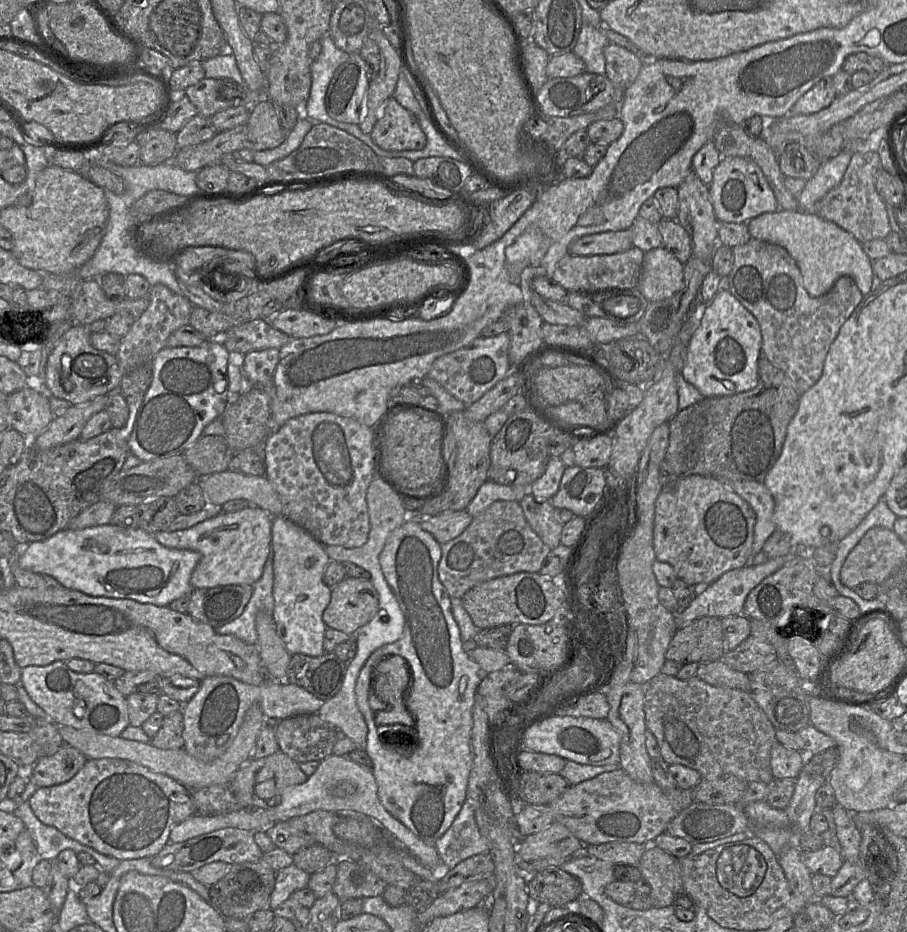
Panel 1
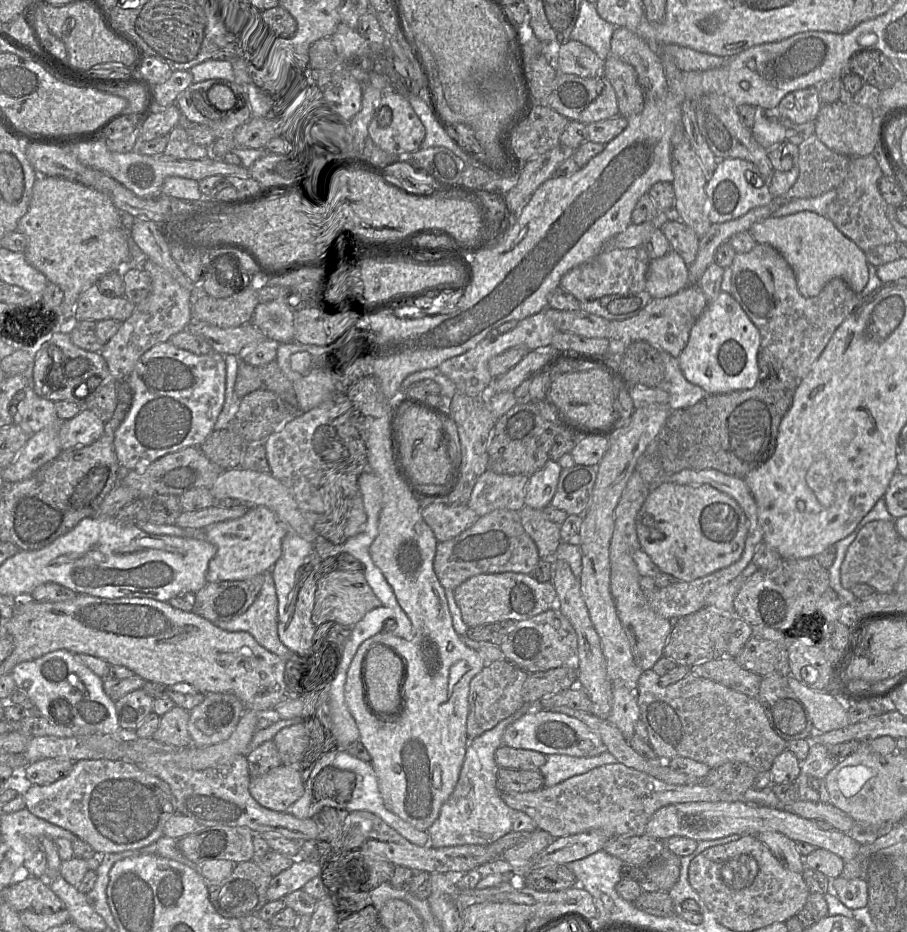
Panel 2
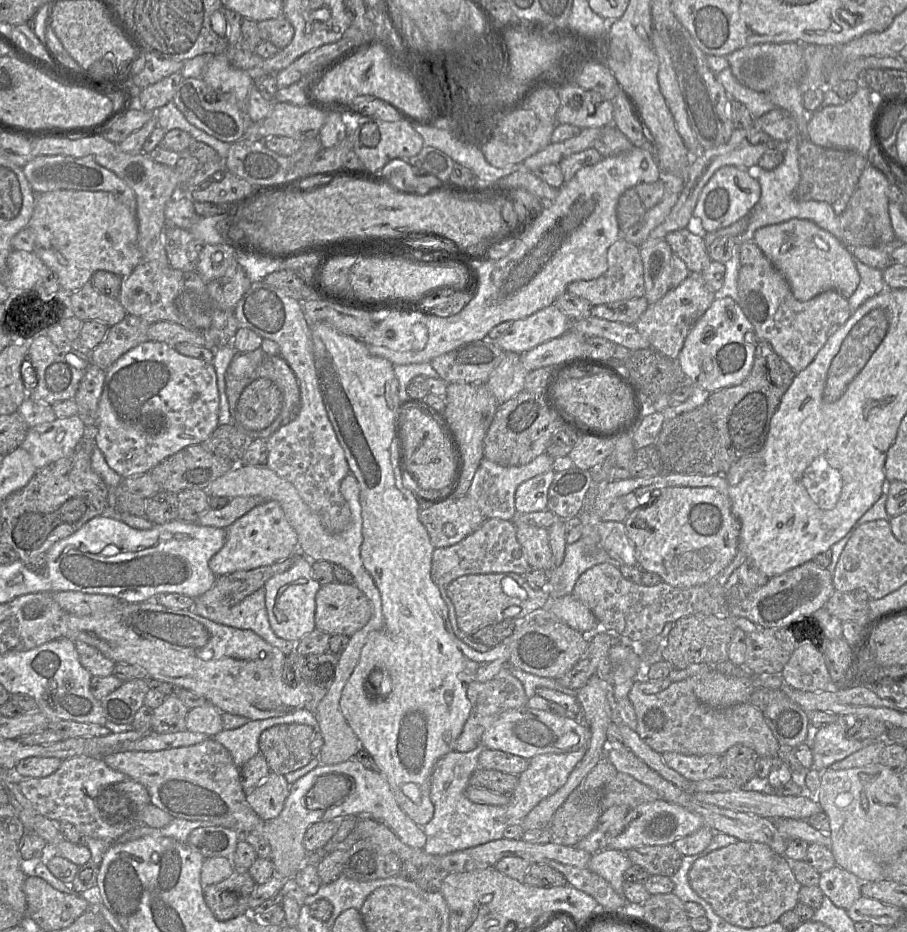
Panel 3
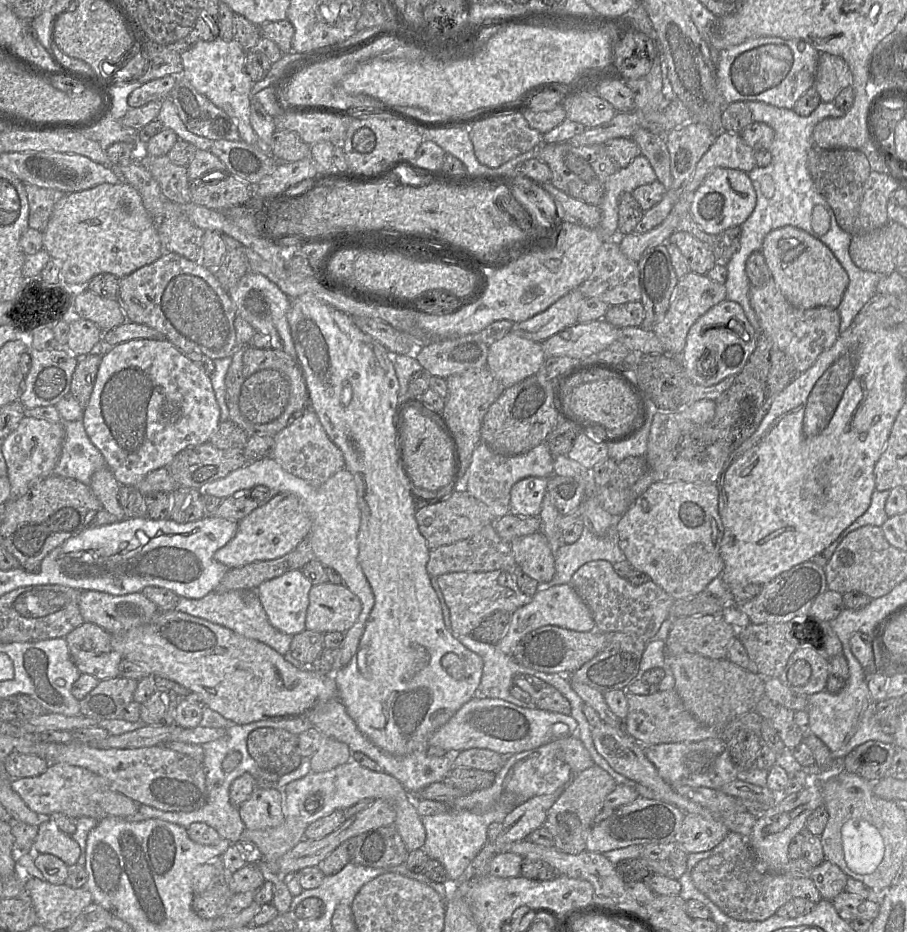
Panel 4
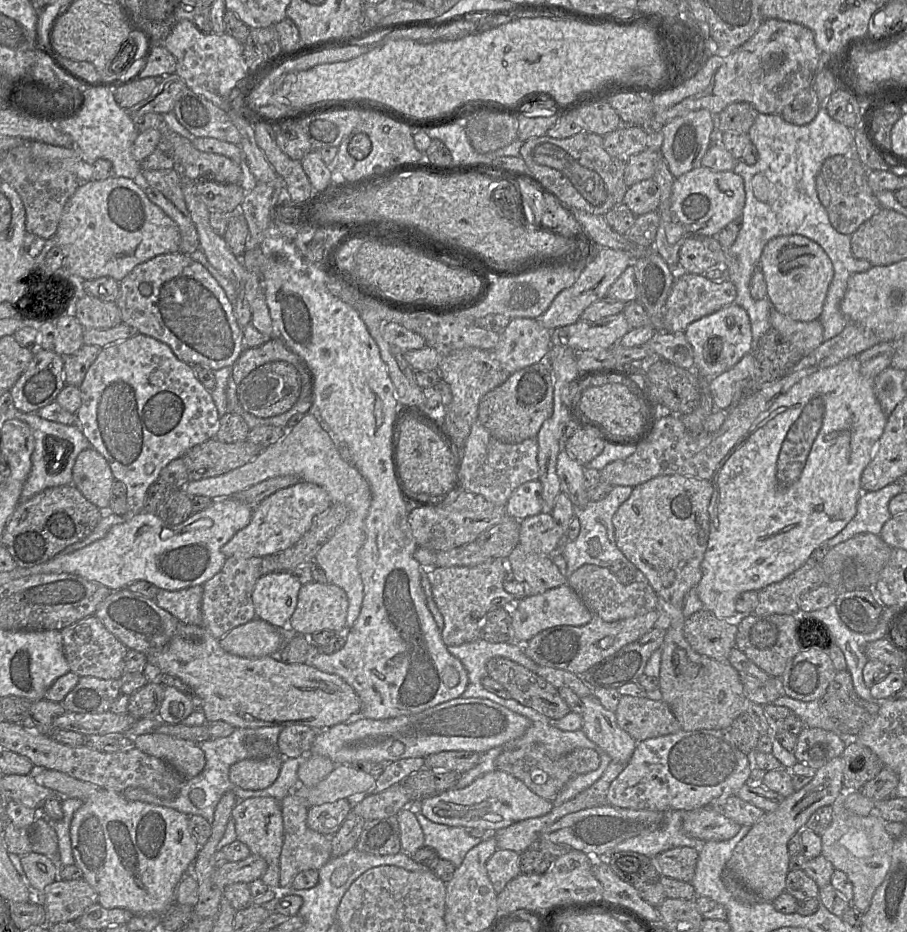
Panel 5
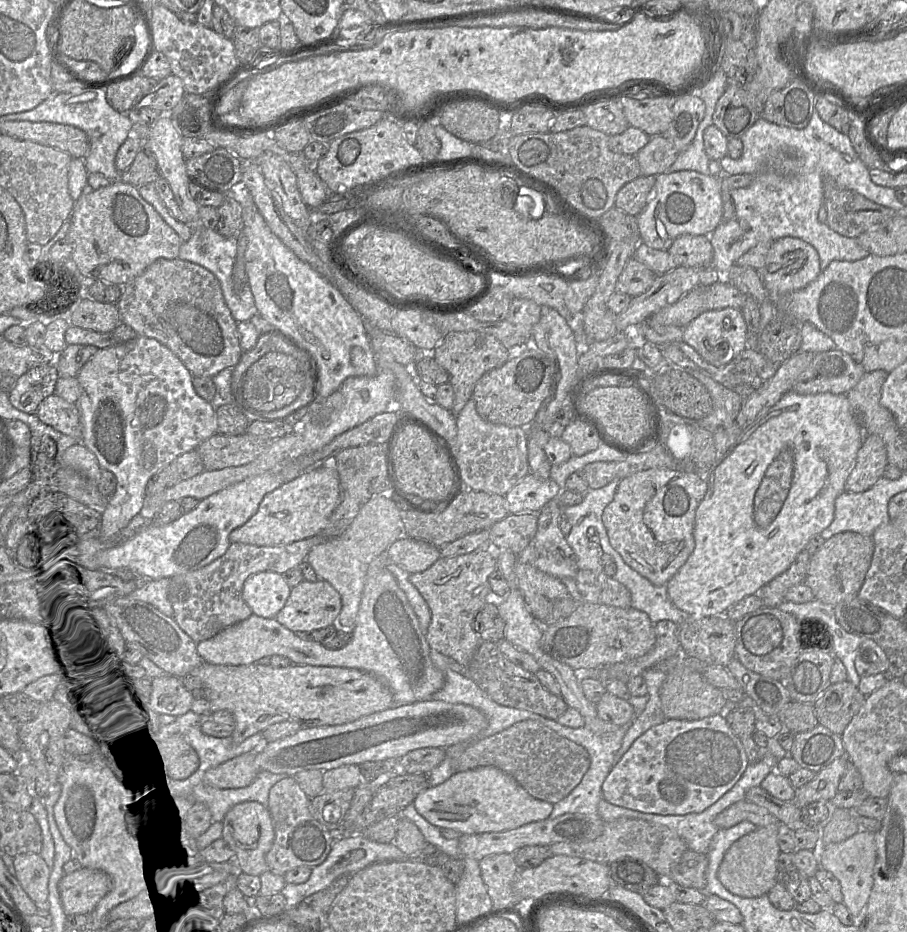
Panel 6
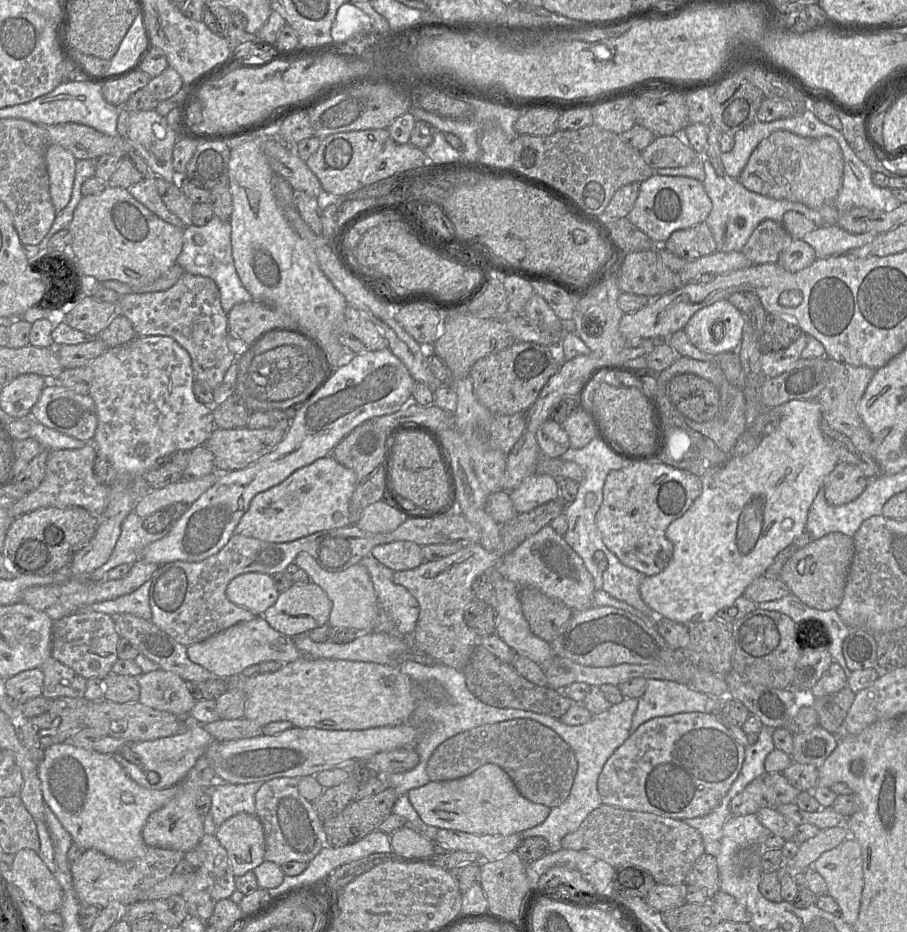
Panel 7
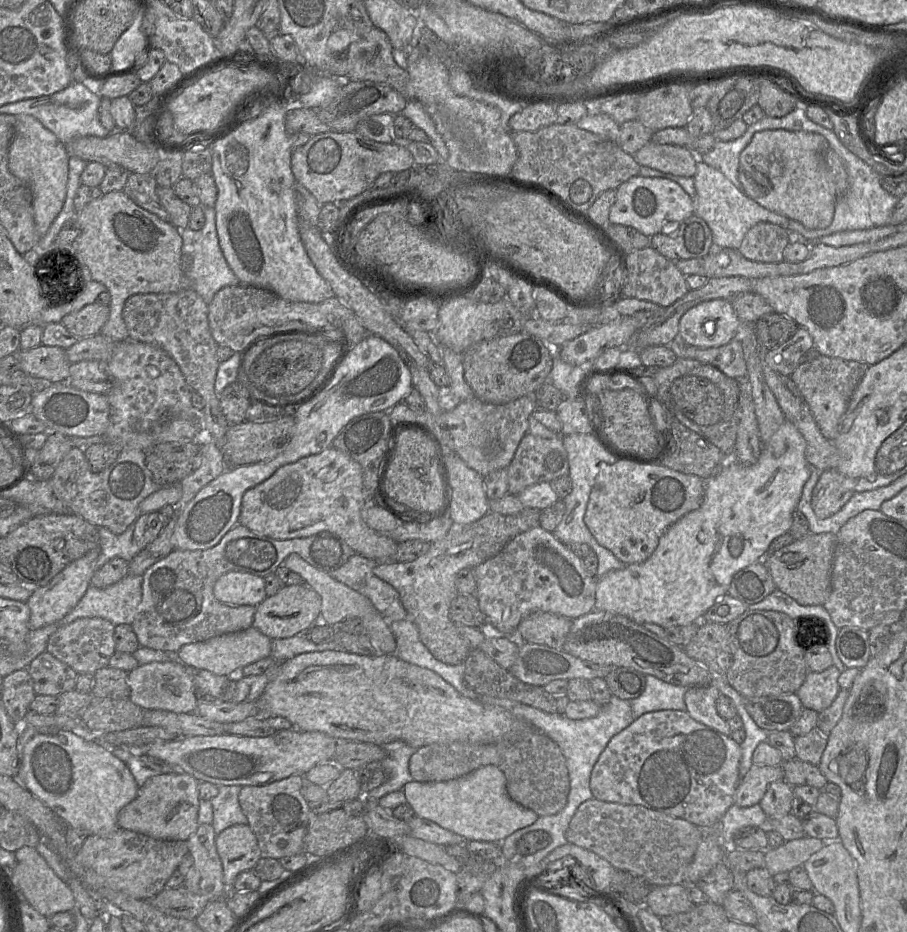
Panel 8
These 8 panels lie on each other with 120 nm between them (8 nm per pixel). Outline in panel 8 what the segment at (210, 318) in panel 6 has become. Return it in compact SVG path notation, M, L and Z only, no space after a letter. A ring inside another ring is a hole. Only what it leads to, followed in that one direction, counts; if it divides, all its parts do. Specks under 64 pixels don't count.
M192 288L174 293L146 293L129 297L123 307L123 319L129 332L129 340L150 344L164 350L179 366L191 391L199 393L204 400L201 411L203 436L223 451L226 432L230 426L222 413L219 397L215 393L215 380L220 362L217 359L219 345L212 337L208 322L208 303Z

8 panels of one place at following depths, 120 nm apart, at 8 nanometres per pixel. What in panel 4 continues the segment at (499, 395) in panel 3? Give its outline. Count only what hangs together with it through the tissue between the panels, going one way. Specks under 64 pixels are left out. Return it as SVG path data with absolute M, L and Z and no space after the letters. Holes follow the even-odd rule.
M511 331L489 345L486 366L508 388L536 375L545 359L541 343L522 338Z

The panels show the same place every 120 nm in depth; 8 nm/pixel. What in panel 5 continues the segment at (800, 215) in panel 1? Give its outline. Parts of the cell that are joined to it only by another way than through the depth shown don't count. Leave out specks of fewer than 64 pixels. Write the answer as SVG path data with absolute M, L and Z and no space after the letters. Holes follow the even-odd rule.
M800 235L776 237L765 245L759 268L766 282L767 298L774 309L795 321L819 319L834 277L834 268L818 244Z

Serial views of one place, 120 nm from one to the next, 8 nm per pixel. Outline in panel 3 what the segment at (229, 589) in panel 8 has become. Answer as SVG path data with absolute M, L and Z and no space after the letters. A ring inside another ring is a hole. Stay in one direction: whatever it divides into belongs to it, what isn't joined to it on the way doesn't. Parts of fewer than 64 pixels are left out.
M301 554L294 555L294 564L288 570L268 579L264 589L271 629L279 638L296 643L315 630L315 597L321 585L312 576L311 560Z

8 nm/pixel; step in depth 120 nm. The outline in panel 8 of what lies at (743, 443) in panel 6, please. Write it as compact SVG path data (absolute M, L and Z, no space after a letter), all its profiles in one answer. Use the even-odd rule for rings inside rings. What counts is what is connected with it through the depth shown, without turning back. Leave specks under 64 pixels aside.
M786 420L772 437L763 444L761 454L756 463L745 465L735 459L733 455L721 467L721 469L705 480L705 497L703 504L696 510L687 513L677 522L672 524L660 538L659 544L654 553L644 562L625 565L618 570L612 570L600 578L596 578L595 606L593 611L607 611L628 617L637 624L654 623L665 629L677 626L686 626L696 622L702 622L703 615L722 596L727 594L727 590L733 576L743 568L762 561L766 556L770 544L789 532L792 524L794 511L798 507L802 495L803 487L811 474L811 466L806 458L806 441L797 427L789 420Z

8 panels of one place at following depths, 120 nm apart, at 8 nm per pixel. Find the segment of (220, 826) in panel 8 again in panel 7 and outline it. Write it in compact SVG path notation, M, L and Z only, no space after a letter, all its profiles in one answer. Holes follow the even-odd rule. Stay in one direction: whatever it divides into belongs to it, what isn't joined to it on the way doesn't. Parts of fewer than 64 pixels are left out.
M263 783L211 785L206 793L211 798L210 812L216 827L239 813L255 815L255 795Z

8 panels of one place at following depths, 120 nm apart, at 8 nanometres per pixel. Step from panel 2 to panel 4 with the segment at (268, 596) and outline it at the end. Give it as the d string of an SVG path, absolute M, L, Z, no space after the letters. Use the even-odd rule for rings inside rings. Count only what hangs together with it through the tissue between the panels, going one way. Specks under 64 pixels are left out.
M217 589L200 599L179 597L176 610L223 626L245 638L266 644L282 656L290 651L293 636L279 631L270 623L256 591L224 592Z

